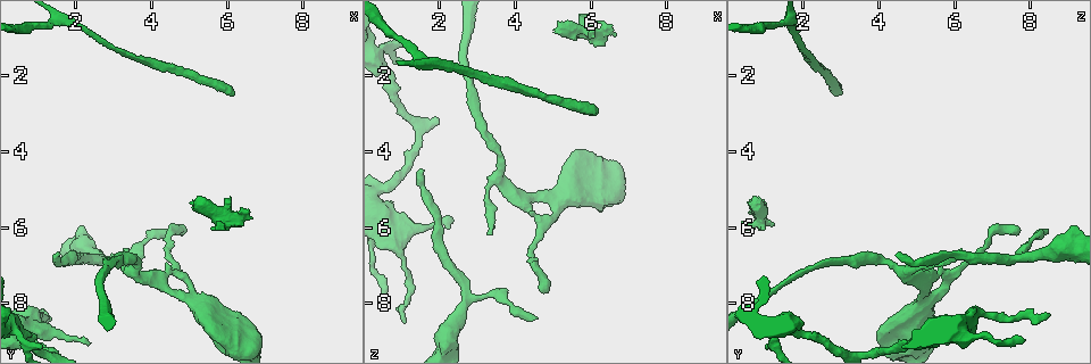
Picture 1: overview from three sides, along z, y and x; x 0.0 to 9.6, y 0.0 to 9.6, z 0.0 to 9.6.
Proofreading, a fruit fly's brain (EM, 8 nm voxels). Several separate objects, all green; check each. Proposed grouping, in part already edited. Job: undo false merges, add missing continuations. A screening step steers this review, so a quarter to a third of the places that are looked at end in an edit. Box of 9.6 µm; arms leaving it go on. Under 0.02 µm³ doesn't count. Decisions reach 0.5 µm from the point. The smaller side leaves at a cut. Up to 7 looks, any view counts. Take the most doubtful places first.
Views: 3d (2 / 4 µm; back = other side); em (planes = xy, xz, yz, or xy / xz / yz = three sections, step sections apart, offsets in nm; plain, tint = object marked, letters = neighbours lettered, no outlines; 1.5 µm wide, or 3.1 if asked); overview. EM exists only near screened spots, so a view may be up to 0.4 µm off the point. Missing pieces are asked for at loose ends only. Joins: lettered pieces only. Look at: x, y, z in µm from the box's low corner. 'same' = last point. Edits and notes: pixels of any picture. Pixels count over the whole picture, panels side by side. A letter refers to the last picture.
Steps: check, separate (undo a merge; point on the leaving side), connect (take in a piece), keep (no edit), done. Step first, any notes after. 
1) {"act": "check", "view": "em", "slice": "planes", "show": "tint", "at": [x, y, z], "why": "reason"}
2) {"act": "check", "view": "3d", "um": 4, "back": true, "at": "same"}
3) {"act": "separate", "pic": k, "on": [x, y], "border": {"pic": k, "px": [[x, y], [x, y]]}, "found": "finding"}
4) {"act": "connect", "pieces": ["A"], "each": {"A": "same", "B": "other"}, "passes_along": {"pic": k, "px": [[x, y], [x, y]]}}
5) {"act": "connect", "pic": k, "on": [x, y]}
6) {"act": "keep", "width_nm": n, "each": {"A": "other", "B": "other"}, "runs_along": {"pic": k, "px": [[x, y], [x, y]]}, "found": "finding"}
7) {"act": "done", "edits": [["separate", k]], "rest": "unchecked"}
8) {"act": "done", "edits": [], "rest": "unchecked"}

{"act": "check", "view": "em", "slice": "planes", "show": "letters", "at": [1.55, 6.75, 4.40], "why": "free end"}

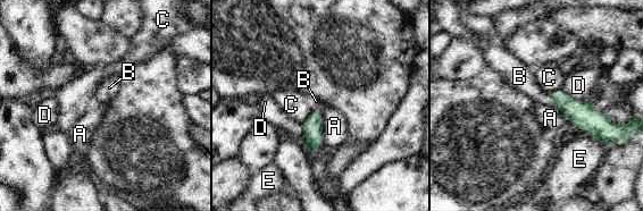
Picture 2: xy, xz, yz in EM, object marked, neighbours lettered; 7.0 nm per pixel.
{"act": "connect", "pieces": ["B"], "longest_contact_nm": ["A", 240], "each": {"A": "other", "B": "same", "C": "other", "D": "other", "E": "other"}, "passes_along": {"pic": 2, "px": [[576, 112], [548, 98], [520, 77]]}, "found": "the cell continues"}

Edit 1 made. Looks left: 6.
{"act": "check", "view": "3d", "um": 2, "back": true, "at": [1.15, 9.15, 1.05], "why": "an open end"}

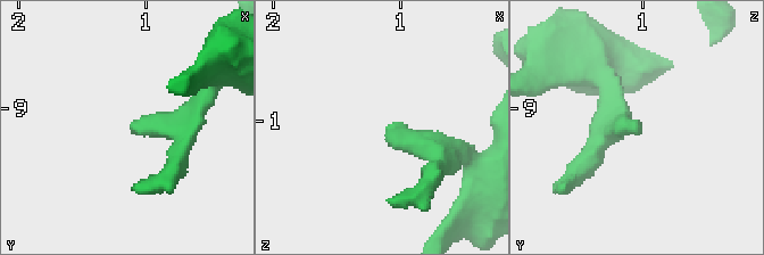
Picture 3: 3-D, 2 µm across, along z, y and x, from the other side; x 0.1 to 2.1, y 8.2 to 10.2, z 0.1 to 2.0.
{"act": "check", "view": "em", "slice": "planes", "show": "tint", "at": [1.12, 9.14, 1.10], "arm_widths_nm": [180, 220]}

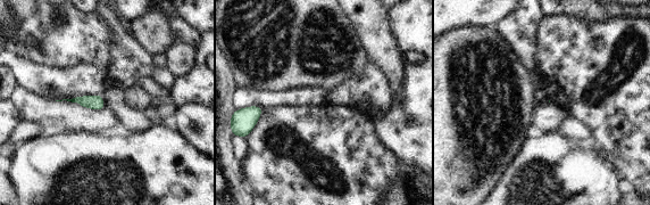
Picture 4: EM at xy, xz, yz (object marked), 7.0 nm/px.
{"act": "check", "view": "em", "slice": "planes", "show": "letters", "at": "same", "why": "what lies round it"}

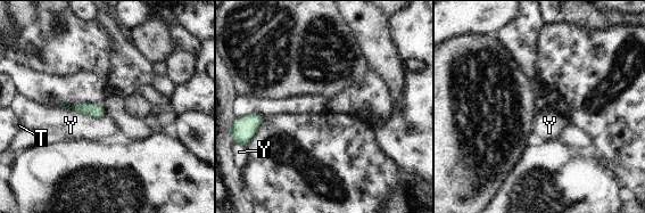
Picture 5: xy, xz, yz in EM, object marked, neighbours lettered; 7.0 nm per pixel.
{"act": "keep", "each": {"T": "other", "Y": "other"}, "border": {"pic": 5, "px": [[55, 108], [105, 116]]}, "found": "none of them fits"}

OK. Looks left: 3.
{"act": "check", "view": "em", "slice": "xy", "step": 4, "show": "tint", "at": [4.80, 6.25, 7.70], "why": "branch stops here"}

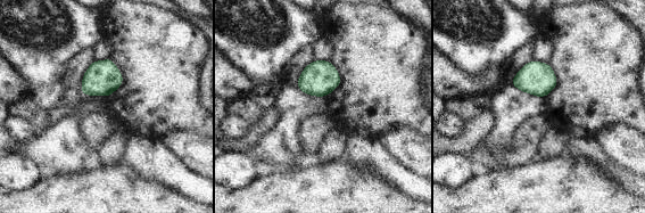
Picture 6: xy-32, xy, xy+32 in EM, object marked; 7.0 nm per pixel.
{"act": "check", "view": "em", "slice": "planes", "show": "letters", "at": "same"}

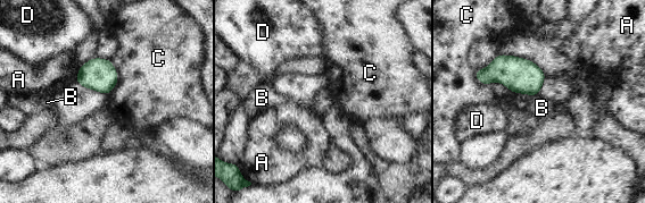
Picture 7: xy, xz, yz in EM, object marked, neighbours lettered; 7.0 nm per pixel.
{"act": "keep", "width_nm": 130, "each": {"A": "other", "B": "other", "C": "other", "D": "other"}, "border": {"pic": 7, "px": [[538, 94], [531, 96]]}, "found": "none of them fits"}

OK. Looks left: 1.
{"act": "done", "edits": [["connect", 2]], "rest": "unchecked"}

